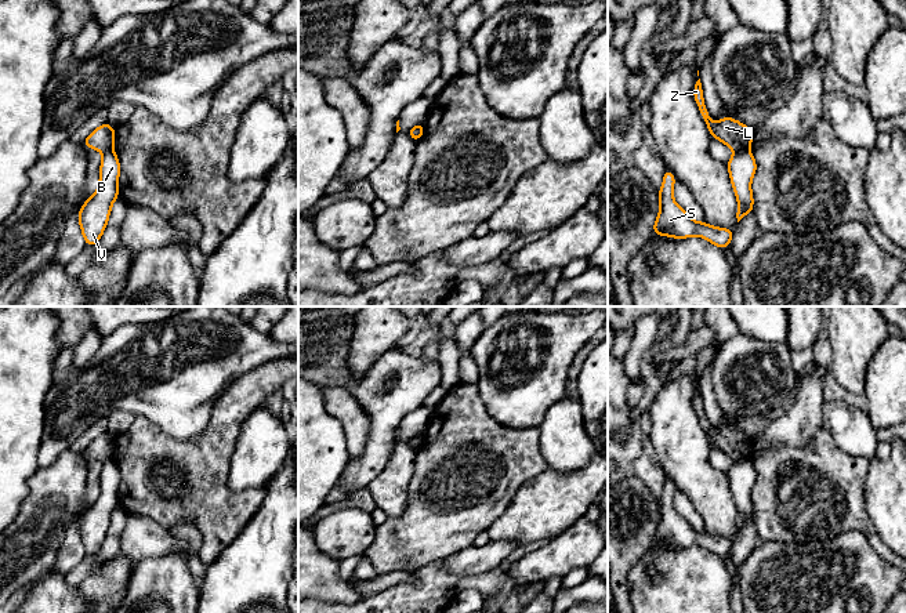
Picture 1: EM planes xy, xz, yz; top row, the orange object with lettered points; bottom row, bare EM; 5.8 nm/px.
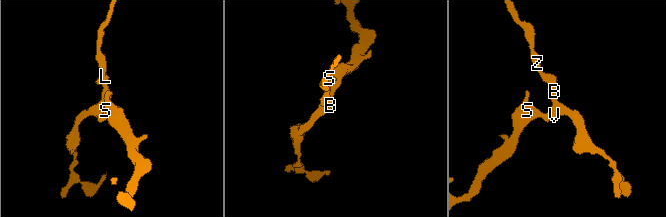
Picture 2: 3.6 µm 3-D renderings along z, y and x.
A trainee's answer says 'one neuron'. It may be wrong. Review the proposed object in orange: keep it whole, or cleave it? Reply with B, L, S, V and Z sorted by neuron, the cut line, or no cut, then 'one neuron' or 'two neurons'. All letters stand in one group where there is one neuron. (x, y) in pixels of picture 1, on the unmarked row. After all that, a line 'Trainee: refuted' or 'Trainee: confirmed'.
groups B S V / L Z; cut yz (747, 459), (735, 461); two neurons
Trainee: refuted

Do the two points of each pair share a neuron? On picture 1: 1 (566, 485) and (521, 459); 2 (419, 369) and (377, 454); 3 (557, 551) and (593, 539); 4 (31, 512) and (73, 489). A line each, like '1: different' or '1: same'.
1: different
2: same
3: same
4: same

